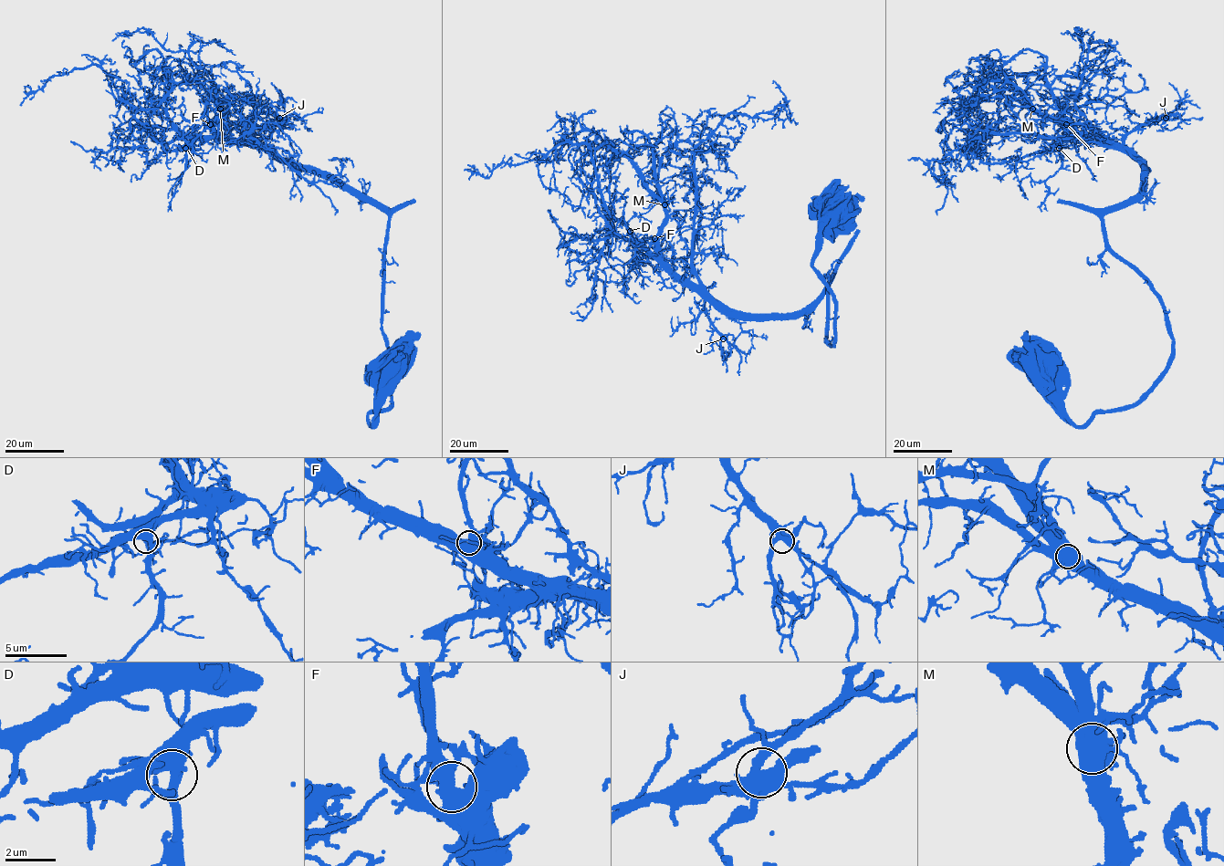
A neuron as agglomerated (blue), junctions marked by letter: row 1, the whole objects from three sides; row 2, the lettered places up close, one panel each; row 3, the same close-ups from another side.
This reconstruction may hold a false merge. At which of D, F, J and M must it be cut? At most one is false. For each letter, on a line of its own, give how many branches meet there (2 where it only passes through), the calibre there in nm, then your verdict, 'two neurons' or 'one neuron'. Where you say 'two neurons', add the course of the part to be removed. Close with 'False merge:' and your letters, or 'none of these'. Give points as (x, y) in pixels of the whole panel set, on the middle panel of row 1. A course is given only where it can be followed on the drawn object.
D: 4 | 440 nm | one neuron
F: 4 | 440 nm | one neuron
J: 4 | 480 nm | one neuron
M: 4 | 700 nm | one neuron
False merge: none of these

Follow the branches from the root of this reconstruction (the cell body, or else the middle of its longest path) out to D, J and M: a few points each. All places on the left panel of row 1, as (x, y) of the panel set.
D: (391, 363), (371, 425), (392, 398), (381, 328), (388, 215), (262, 149), (215, 137), (185, 148)
J: (391, 363), (371, 425), (369, 414), (392, 398), (381, 328), (388, 215), (266, 147), (261, 126), (279, 118)
M: (391, 363), (371, 425), (392, 398), (381, 328), (388, 215), (320, 173), (223, 137), (220, 109)

